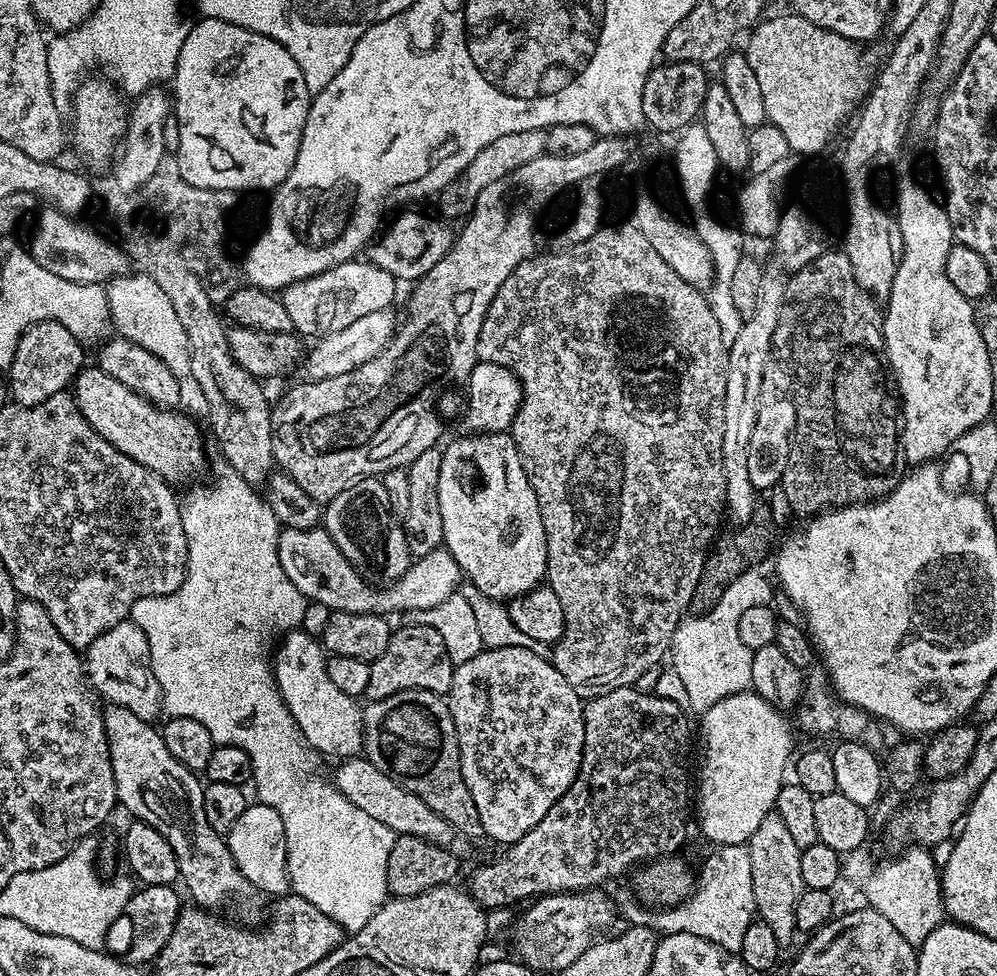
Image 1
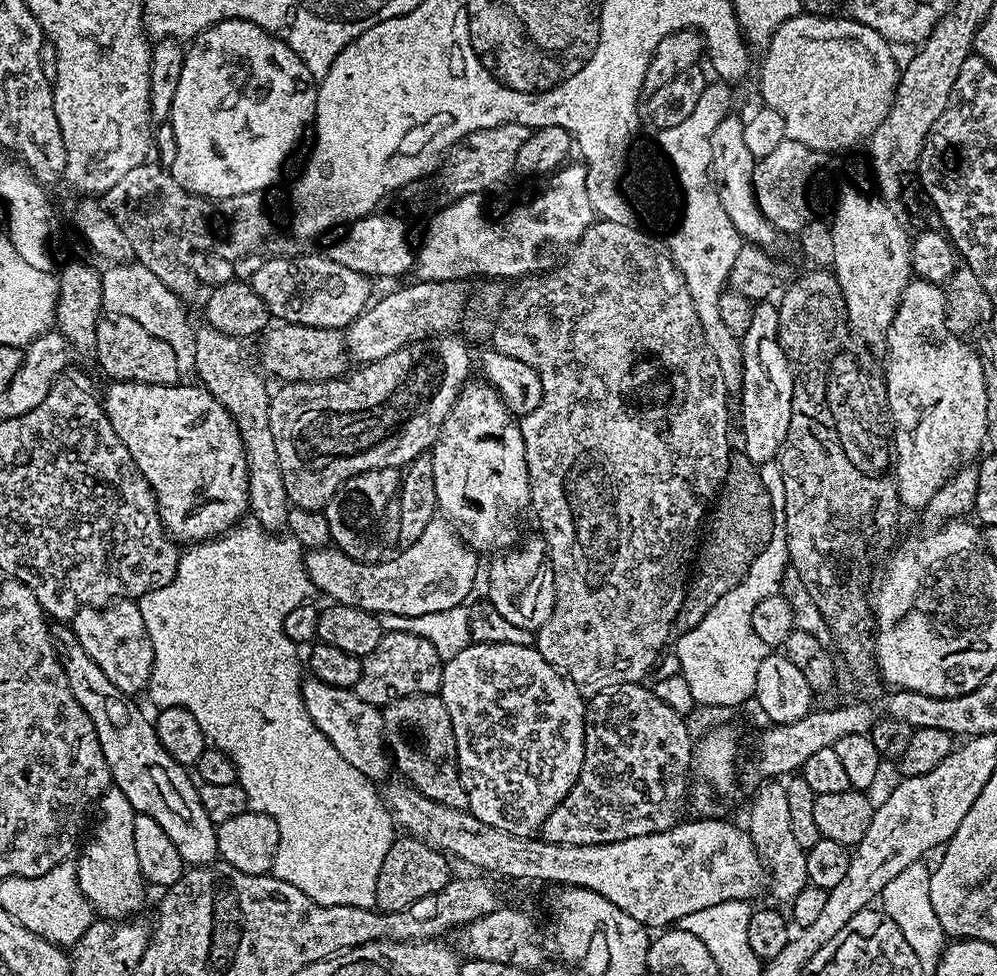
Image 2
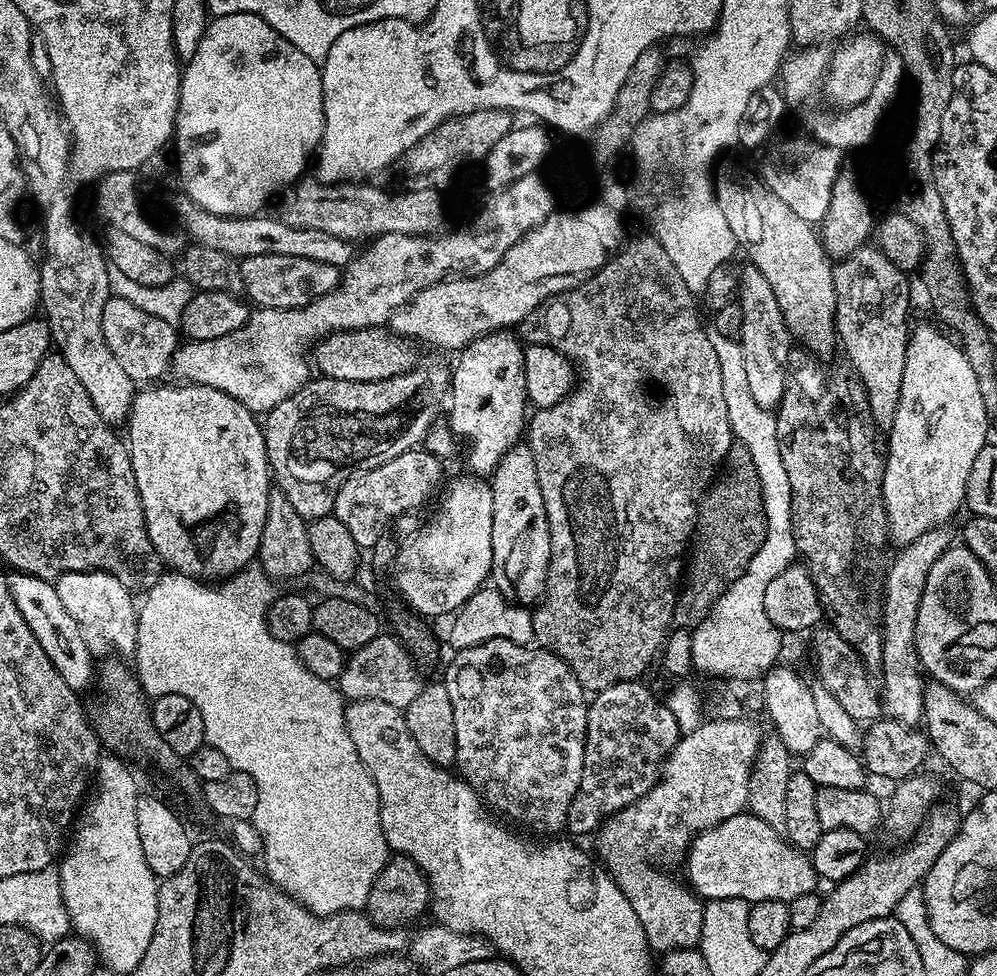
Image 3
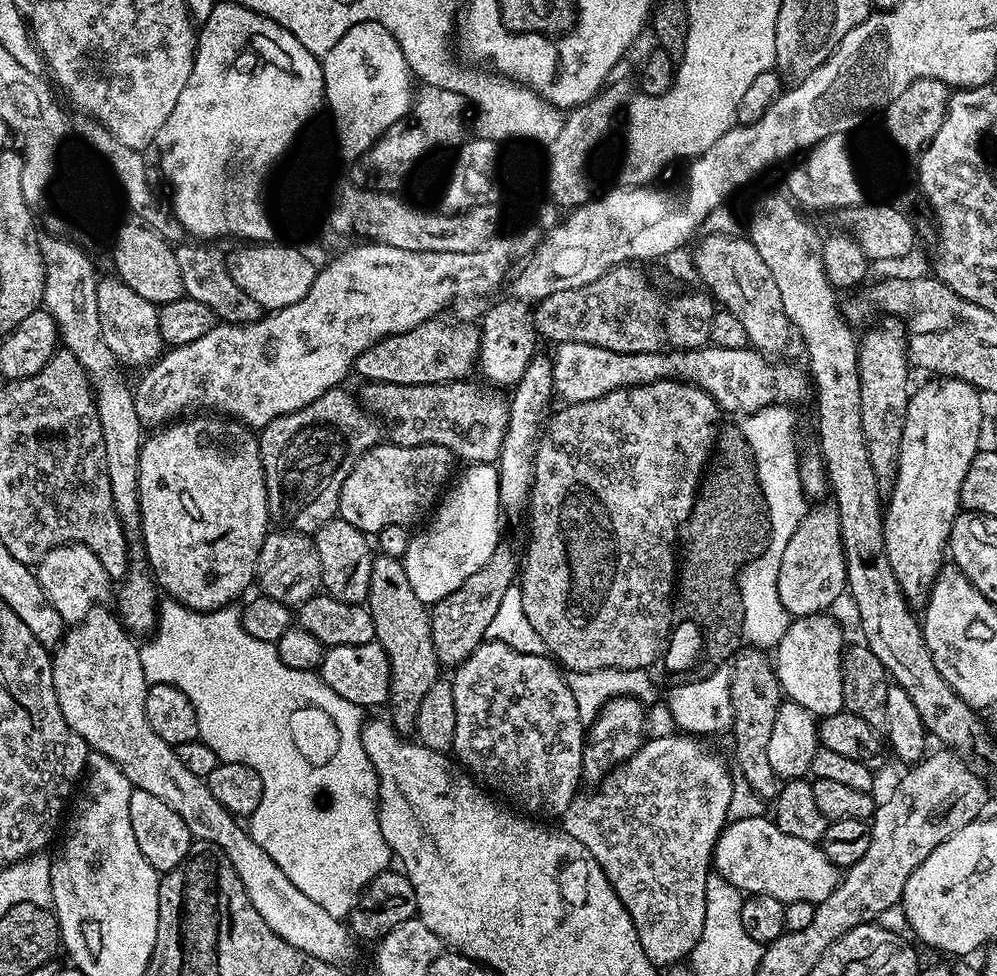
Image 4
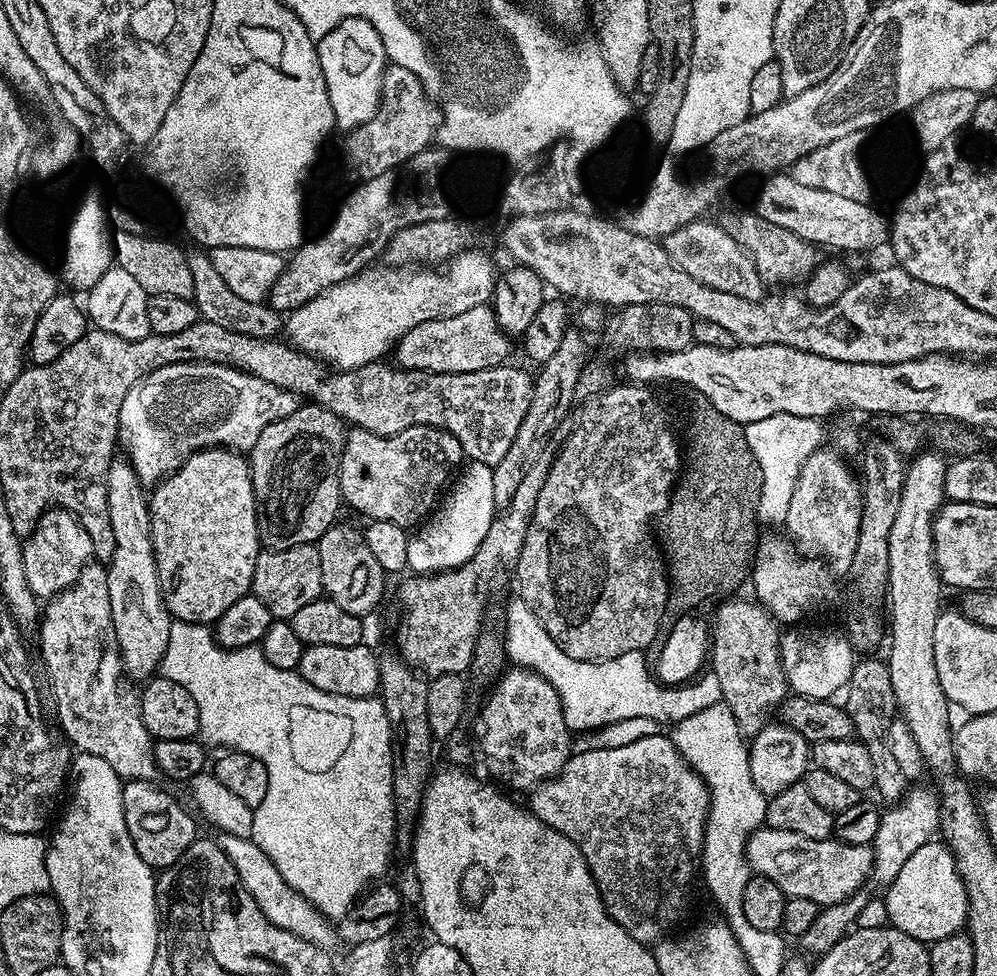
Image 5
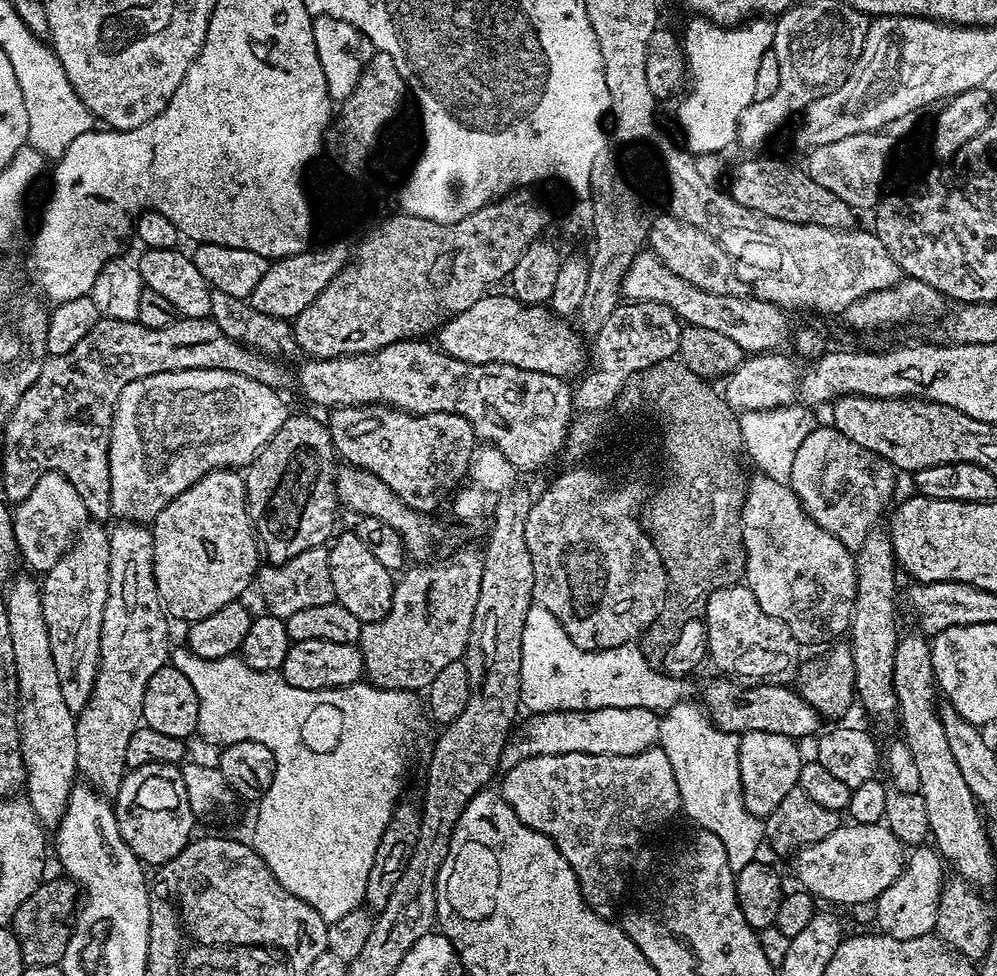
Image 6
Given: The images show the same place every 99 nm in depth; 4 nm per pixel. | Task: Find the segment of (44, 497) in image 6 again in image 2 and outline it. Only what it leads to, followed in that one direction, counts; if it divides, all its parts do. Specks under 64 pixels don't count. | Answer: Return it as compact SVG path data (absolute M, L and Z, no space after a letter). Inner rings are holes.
M121 598L105 608L81 607L72 617L70 627L75 632L82 650L118 686L118 690L129 694L143 693L150 682L154 650L142 622L139 603L132 598Z

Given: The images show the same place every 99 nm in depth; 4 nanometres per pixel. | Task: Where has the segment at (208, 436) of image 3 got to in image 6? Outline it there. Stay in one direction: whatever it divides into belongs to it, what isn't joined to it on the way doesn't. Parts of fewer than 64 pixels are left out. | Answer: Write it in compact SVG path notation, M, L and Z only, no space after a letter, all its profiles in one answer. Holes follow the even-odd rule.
M219 468L202 477L190 490L178 494L174 502L170 502L158 514L151 525L154 554L154 578L158 586L160 600L169 617L177 616L180 620L195 622L212 616L214 610L222 610L222 606L237 603L240 596L249 587L253 587L262 560L262 553L248 516L248 499L244 489L244 476L239 471Z

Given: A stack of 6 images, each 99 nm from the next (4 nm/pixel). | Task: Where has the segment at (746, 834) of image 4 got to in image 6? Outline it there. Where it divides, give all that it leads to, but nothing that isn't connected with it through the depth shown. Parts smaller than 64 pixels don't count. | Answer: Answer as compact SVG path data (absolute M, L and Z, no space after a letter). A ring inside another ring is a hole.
M844 822L834 830L834 834L822 838L822 842L799 849L796 858L796 876L803 891L811 892L820 902L829 900L832 904L851 906L876 901L882 890L900 877L906 863L906 848L883 822Z

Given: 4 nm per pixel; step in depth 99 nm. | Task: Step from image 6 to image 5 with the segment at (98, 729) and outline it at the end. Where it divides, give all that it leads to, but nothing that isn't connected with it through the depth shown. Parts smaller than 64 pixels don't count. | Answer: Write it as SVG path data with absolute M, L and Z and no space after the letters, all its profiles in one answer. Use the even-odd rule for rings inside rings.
M113 458L108 471L108 513L114 530L114 554L107 561L108 589L110 590L110 618L114 622L116 644L120 647L120 663L129 677L144 682L159 669L162 654L166 654L166 642L170 642L170 630L174 617L168 612L160 579L156 569L156 555L152 545L152 509L145 485L141 484L134 466L126 458Z

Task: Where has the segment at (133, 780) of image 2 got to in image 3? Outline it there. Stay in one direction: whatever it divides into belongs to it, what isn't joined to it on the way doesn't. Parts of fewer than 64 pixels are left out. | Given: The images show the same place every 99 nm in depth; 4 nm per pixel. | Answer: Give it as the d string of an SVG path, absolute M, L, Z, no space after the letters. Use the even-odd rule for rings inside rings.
M15 570L7 573L8 589L14 598L14 606L18 606L18 614L26 618L26 626L30 626L30 634L38 638L38 646L46 650L46 658L54 662L54 670L62 674L62 682L70 686L78 694L83 693L83 688L94 680L94 657L92 651L86 646L86 638L82 638L82 630L66 606L62 606L62 598L58 598L55 583L42 580L37 576L27 576L24 572Z

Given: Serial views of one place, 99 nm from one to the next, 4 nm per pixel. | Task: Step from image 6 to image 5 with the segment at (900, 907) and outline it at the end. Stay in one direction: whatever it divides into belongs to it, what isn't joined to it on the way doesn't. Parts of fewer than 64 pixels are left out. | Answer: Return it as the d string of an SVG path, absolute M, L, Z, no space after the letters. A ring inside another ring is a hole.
M929 842L914 850L914 854L906 858L902 870L898 870L898 878L894 878L894 882L887 885L886 892L888 897L883 897L882 906L888 911L888 924L925 946L937 944L942 938L957 935L968 923L966 886L956 868L956 859L952 856L951 848L943 842Z

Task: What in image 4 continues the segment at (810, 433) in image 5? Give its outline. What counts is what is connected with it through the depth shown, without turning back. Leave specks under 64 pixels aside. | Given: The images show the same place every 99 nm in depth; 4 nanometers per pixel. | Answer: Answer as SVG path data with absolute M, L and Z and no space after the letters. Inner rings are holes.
M771 404L747 413L741 419L744 421L738 424L746 442L750 442L756 477L760 480L768 511L768 544L761 556L755 556L745 564L738 581L742 636L749 645L761 650L775 649L790 623L788 611L778 598L778 570L782 554L786 554L786 545L806 511L806 497L800 485L800 456L796 452L796 436L792 433L792 416L788 412L791 411L783 404Z

